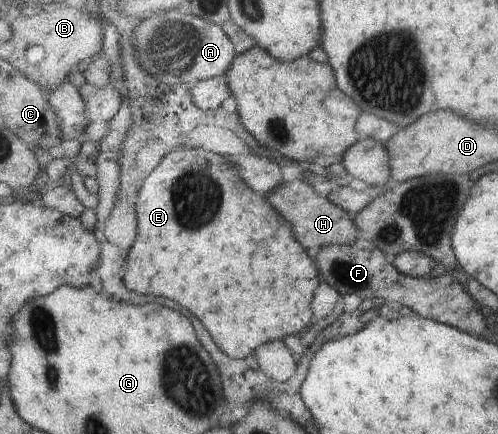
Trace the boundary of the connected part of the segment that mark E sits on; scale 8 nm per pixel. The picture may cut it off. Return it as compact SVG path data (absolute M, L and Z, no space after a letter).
M187 144L177 147L169 152L163 162L143 180L140 190L139 200L137 200L138 235L133 248L129 251L126 270L124 271L125 286L136 293L145 296L165 296L181 306L189 308L211 332L215 338L217 346L234 359L244 359L254 357L256 350L267 343L284 340L287 336L300 334L309 326L314 318L312 303L314 302L316 291L323 278L319 272L318 264L309 257L303 244L295 238L295 228L285 220L284 215L277 212L263 193L254 191L241 178L239 170L227 160L226 156L215 154L203 149L189 148Z

